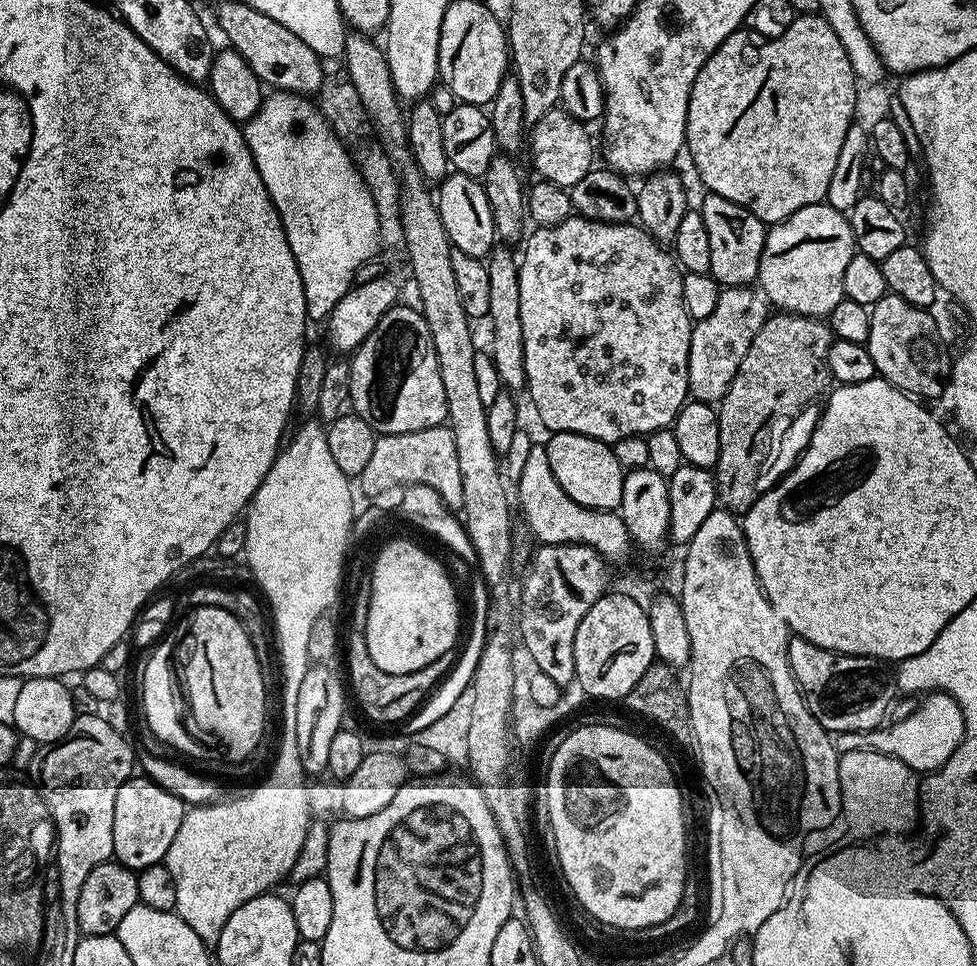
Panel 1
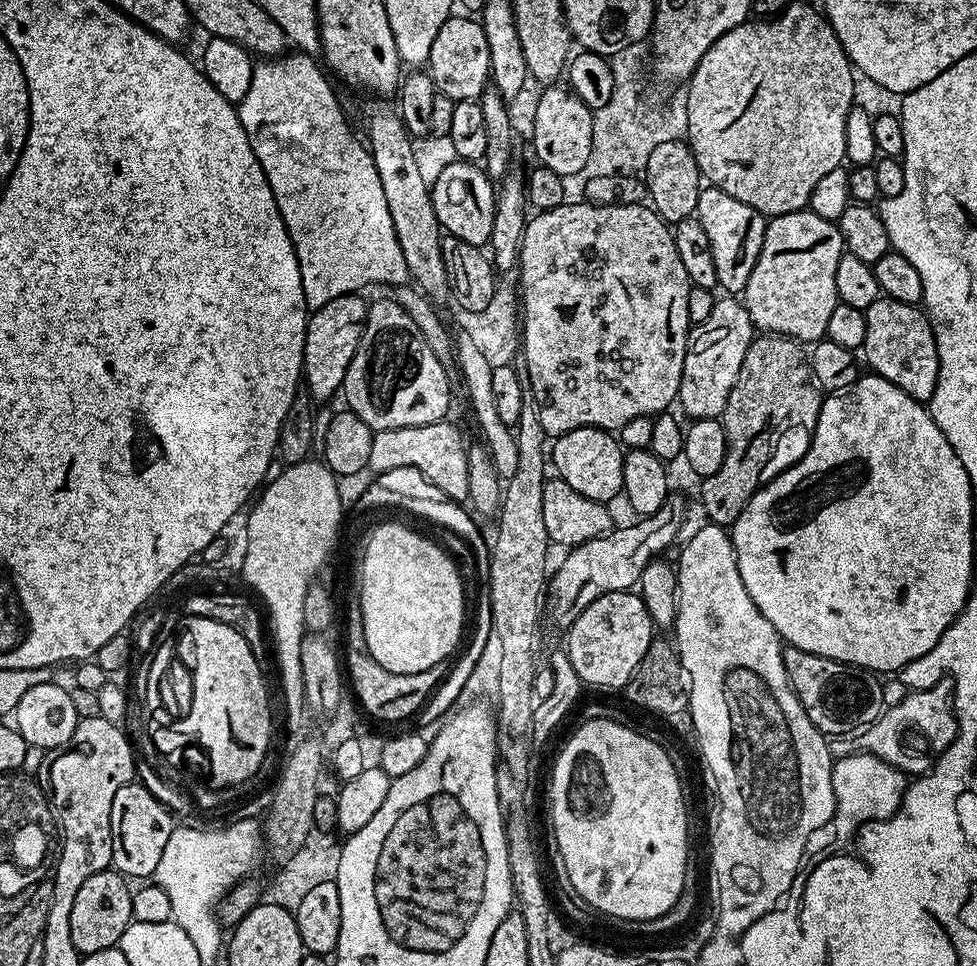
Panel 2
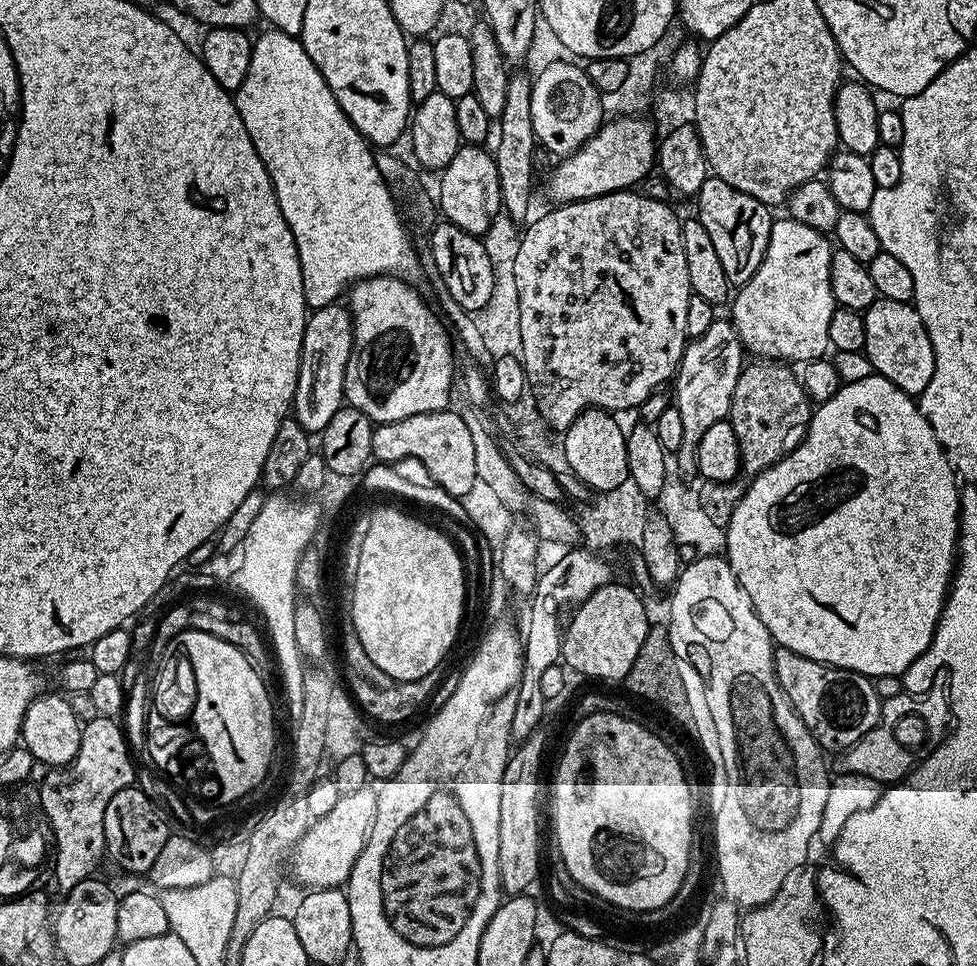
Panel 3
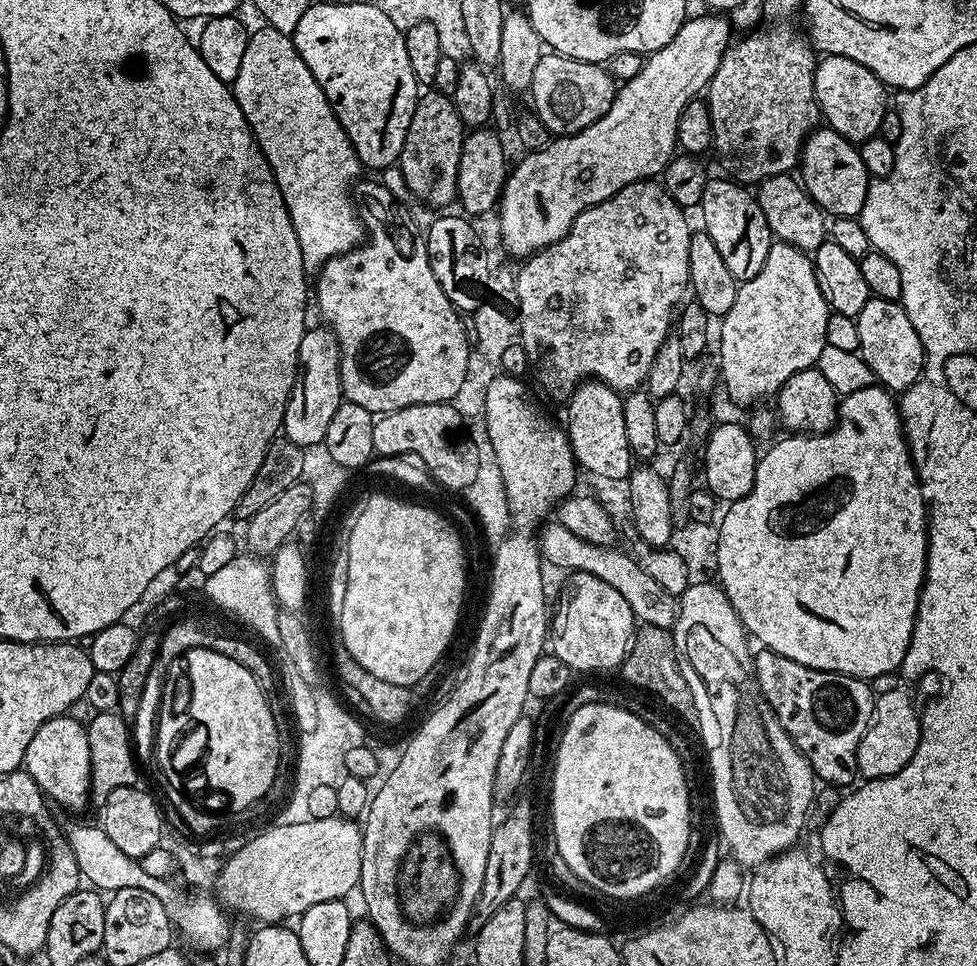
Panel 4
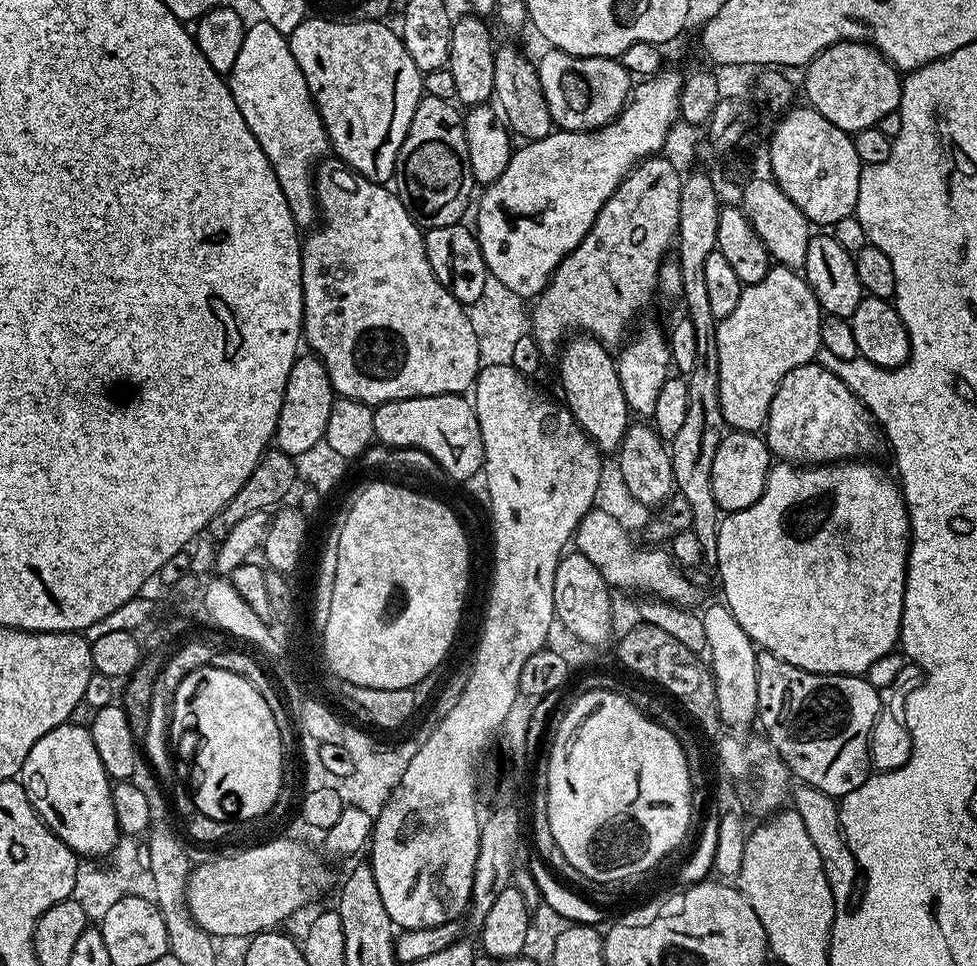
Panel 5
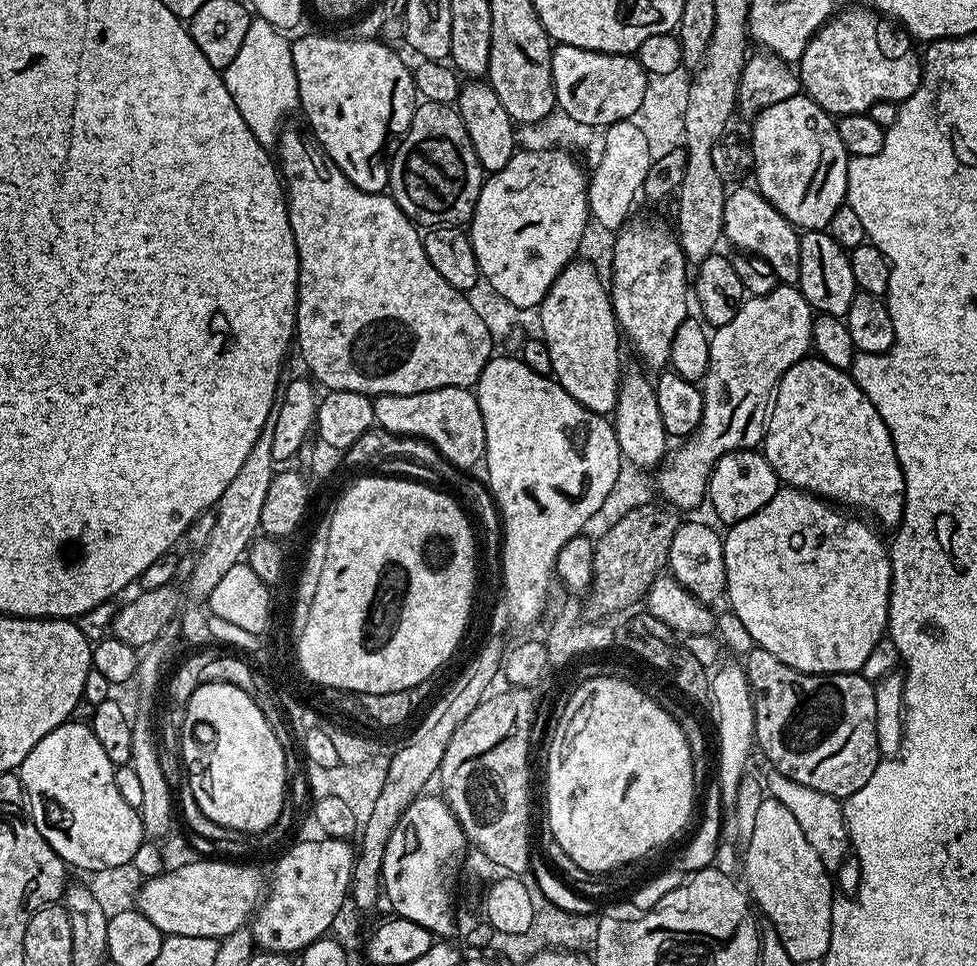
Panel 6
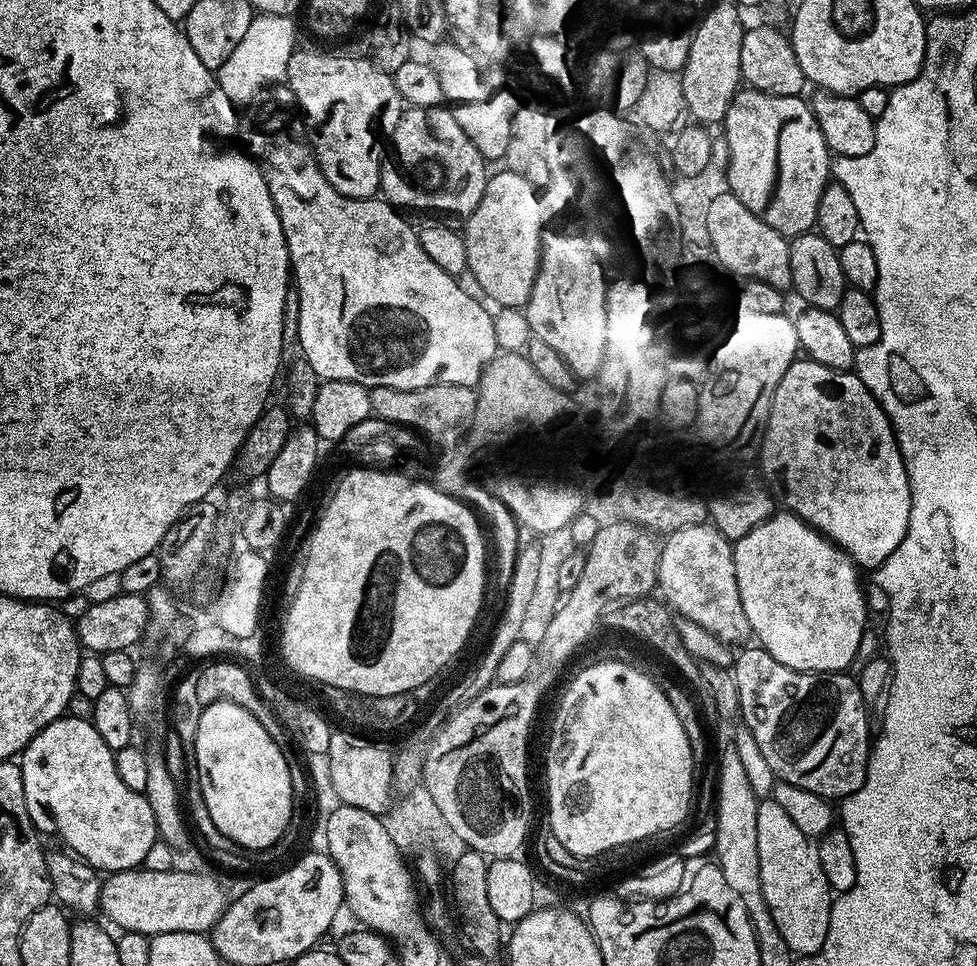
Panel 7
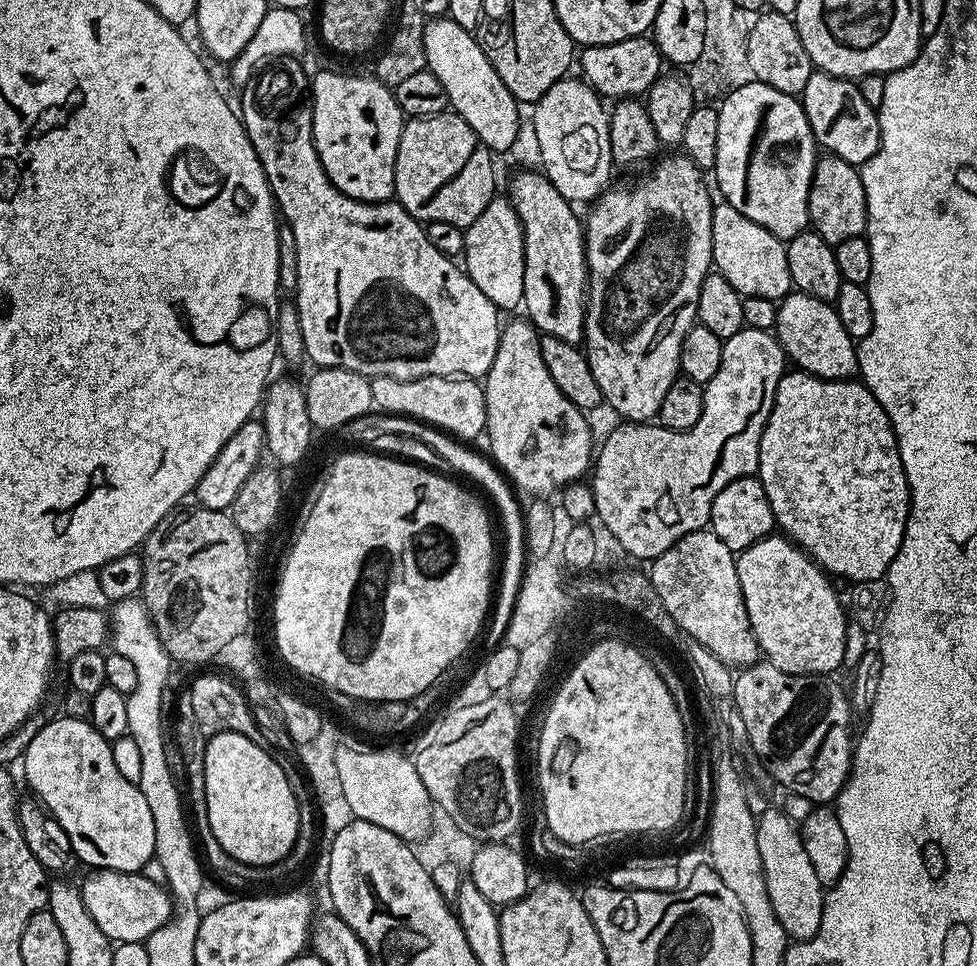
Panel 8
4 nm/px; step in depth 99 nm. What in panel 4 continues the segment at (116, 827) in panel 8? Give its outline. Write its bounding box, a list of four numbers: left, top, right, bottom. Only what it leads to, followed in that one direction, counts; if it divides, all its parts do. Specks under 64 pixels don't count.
[23,714,92,808]

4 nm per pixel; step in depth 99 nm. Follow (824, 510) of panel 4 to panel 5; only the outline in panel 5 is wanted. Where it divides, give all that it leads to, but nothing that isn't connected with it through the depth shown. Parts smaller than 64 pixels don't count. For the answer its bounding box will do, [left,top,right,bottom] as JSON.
[715,462,912,676]

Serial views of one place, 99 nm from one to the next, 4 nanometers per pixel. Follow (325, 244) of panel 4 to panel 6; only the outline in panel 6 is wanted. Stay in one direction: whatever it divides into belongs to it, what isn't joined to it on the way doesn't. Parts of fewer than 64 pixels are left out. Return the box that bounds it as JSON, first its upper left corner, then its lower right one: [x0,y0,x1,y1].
[223,18,300,150]

